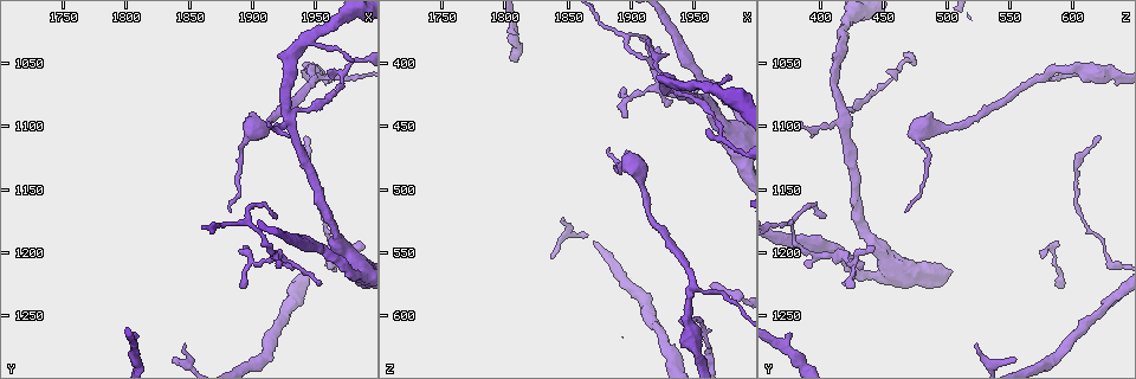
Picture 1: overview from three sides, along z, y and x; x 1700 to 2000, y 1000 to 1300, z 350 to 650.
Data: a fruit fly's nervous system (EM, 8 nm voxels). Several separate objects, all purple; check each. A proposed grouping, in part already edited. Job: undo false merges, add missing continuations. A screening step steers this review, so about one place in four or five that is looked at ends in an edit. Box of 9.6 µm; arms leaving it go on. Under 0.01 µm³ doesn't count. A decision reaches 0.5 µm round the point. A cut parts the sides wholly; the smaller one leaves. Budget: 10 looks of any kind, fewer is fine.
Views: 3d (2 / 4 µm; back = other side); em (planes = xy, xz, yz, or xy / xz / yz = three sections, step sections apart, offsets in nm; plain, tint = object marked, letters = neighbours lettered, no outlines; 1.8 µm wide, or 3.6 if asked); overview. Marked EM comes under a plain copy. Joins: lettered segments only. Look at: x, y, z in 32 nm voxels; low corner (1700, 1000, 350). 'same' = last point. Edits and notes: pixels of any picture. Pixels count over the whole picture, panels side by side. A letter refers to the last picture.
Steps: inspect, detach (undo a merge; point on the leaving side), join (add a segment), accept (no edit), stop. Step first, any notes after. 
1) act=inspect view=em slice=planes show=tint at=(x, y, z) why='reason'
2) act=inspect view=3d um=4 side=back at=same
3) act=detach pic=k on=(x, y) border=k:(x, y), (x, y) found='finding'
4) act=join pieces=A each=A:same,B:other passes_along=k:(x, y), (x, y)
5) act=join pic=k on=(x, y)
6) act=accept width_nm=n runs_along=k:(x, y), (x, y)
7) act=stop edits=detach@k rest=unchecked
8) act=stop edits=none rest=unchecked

act=inspect view=em slice=yz step=8 show=letters at=(1930, 1090, 418) why='side arm on a straight run'

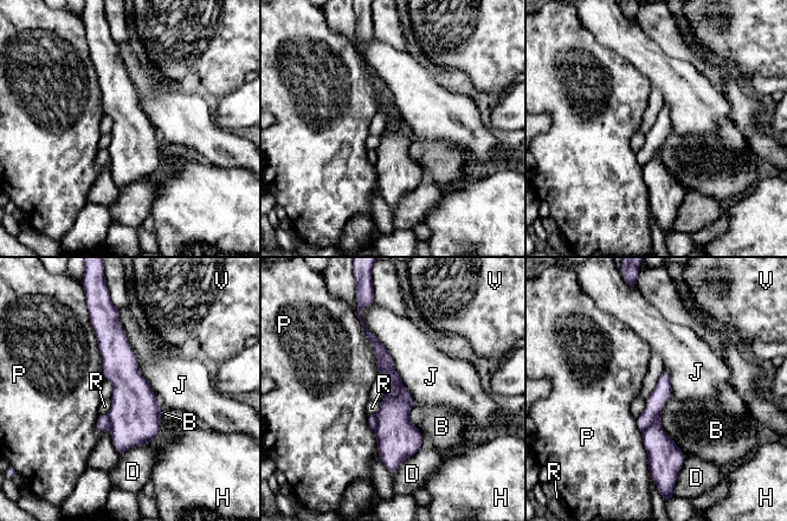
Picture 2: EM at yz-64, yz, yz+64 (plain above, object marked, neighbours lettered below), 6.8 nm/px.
act=inspect view=em slice=planes show=letters at=same

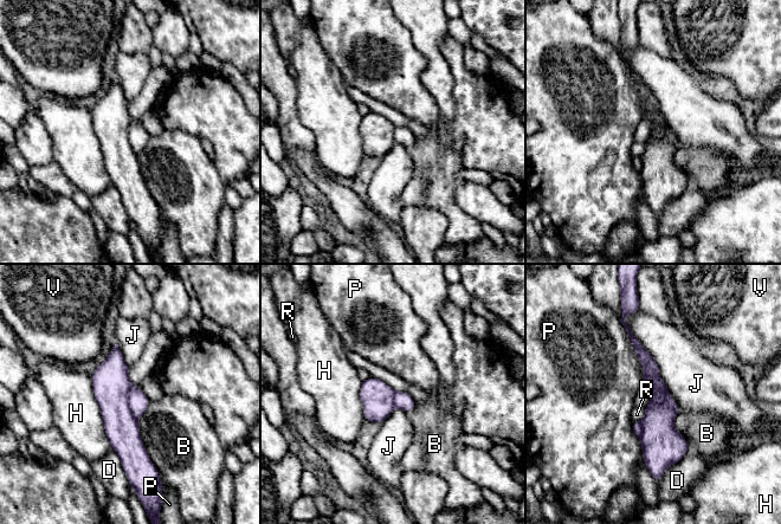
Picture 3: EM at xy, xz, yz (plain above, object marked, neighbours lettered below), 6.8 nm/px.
act=accept each=B:other,D:other,H:other,J:other,P:other,R:other,V:other runs_along=3:(634, 341), (658, 382), (652, 467) found='continuous, no second neuron'

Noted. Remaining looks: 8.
act=inspect view=3d um=2 side=back at=(1950, 1226, 418) why='branch stops here'

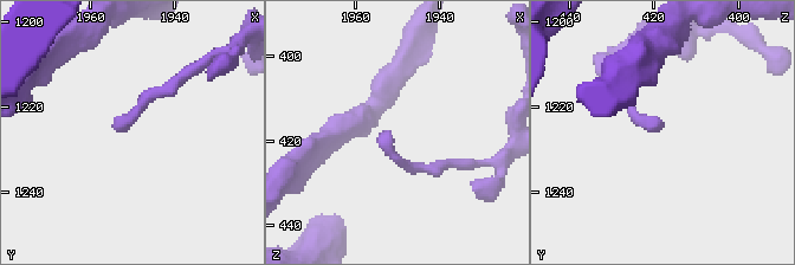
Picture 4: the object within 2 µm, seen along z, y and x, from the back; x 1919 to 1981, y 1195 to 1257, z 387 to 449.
act=inspect view=em slice=planes show=tint at=(1951, 1225, 418) why='shape alone is not enough'

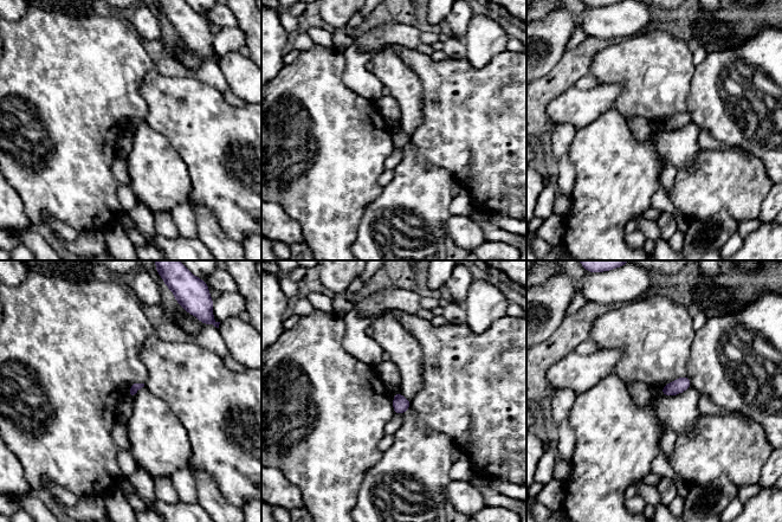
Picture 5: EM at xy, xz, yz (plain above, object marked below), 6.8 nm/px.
act=inspect view=em slice=planes show=letters at=same

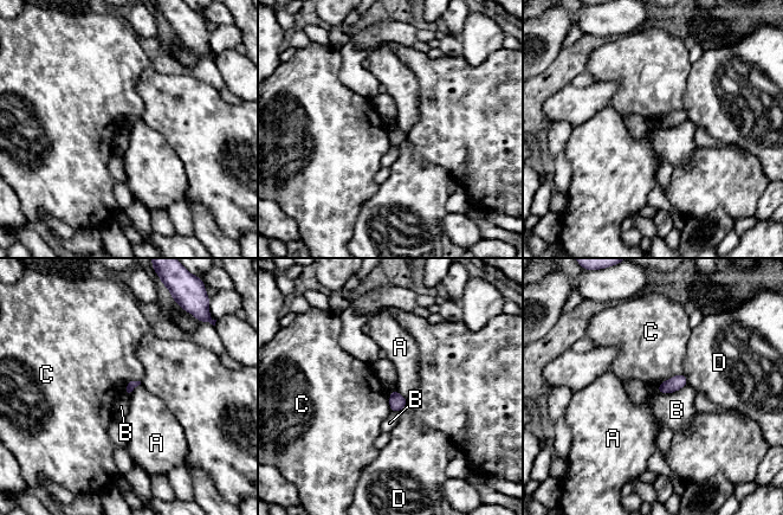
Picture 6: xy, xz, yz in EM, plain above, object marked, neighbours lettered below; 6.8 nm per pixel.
act=accept width_nm=60 each=A:other,B:other,C:other,D:other border=6:(681, 372), (662, 380), (655, 391) found='none of them fits'

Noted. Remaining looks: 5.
act=inspect view=em slice=xz step=4 show=letters at=(1810, 1264, 376) why='an open end'

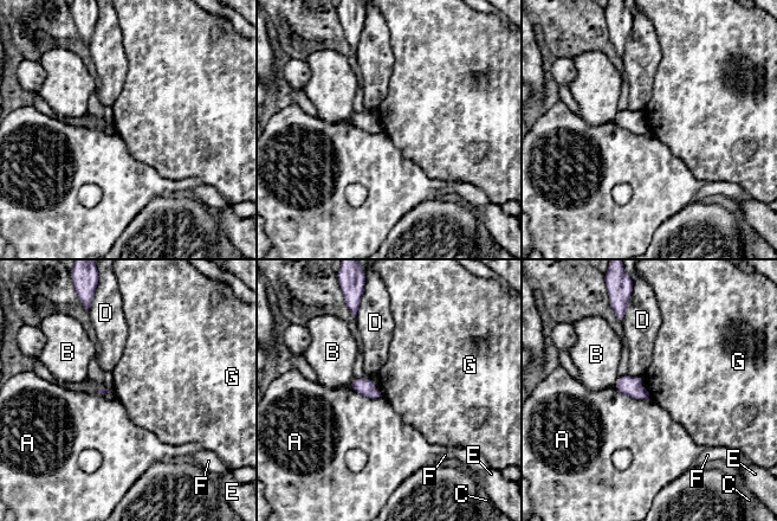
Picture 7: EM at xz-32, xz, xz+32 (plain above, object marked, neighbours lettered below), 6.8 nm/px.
act=accept each=A:other,B:other,C:other,D:other,E:other,F:other,G:other border=7:(380, 388), (383, 397) found='none of them fits'

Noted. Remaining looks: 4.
act=inspect view=em slice=yz step=4 show=letters at=(1962, 1204, 578) why='tapers out'

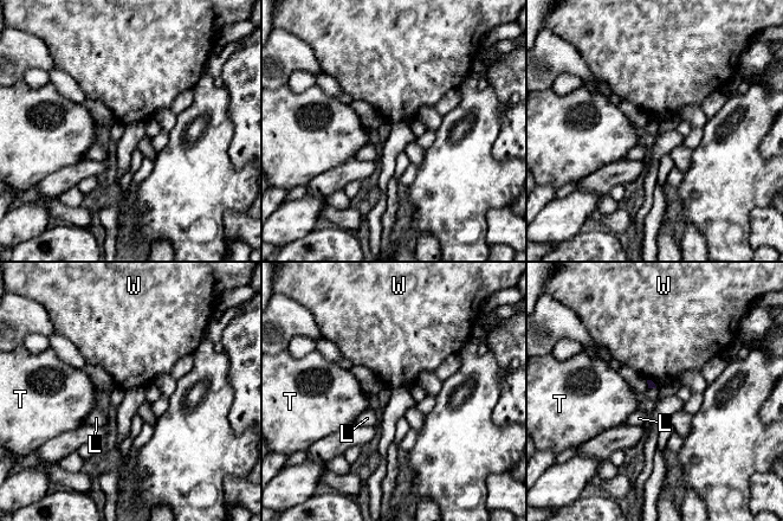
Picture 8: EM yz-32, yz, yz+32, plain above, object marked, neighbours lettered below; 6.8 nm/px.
act=inspect view=em slice=planes show=letters at=same

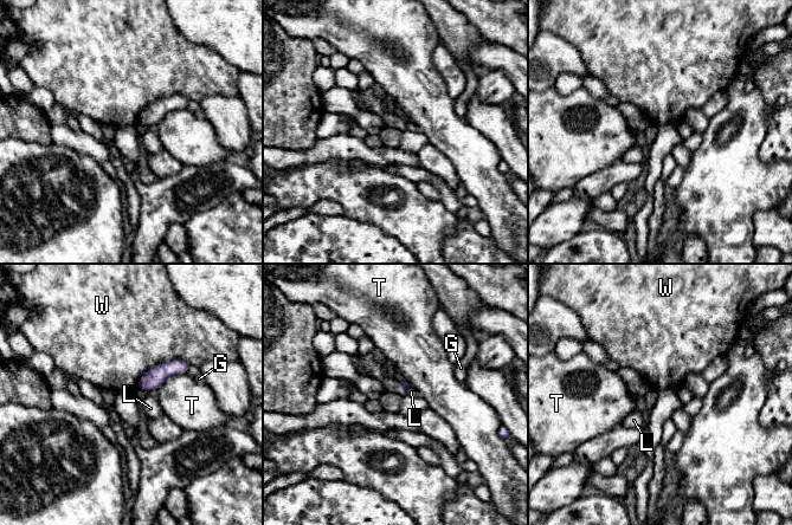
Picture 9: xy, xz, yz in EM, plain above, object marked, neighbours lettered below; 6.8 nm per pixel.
act=accept each=G:other,L:other,T:other,W:other border=9:(191, 365), (158, 363), (136, 387) found='none of them fits'

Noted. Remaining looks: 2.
act=stop edits=none rest=unchecked

